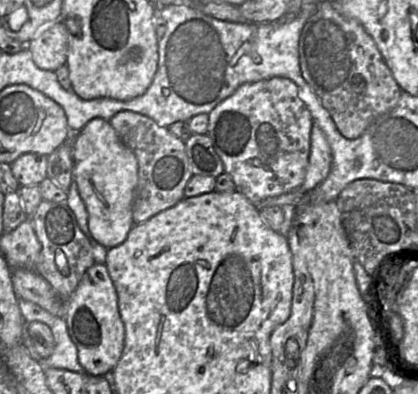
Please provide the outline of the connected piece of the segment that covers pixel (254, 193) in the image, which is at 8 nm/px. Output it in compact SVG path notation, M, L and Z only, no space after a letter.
M273 77L244 83L220 102L209 114L207 135L224 165L224 172L233 179L236 190L253 204L299 188L306 176L310 154L313 119L306 104L298 95L296 84L288 78Z

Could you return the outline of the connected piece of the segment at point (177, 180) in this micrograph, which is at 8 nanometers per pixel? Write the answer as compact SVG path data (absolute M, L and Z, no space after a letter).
M121 111L109 120L122 142L135 154L138 162L138 185L134 200L133 222L140 224L175 206L193 176L186 154L185 141L159 126L151 118L132 111Z

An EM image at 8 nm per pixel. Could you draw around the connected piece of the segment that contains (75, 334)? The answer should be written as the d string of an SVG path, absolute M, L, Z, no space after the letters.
M94 263L67 298L66 324L84 371L97 376L113 371L123 352L125 327L119 313L117 292L105 264Z

